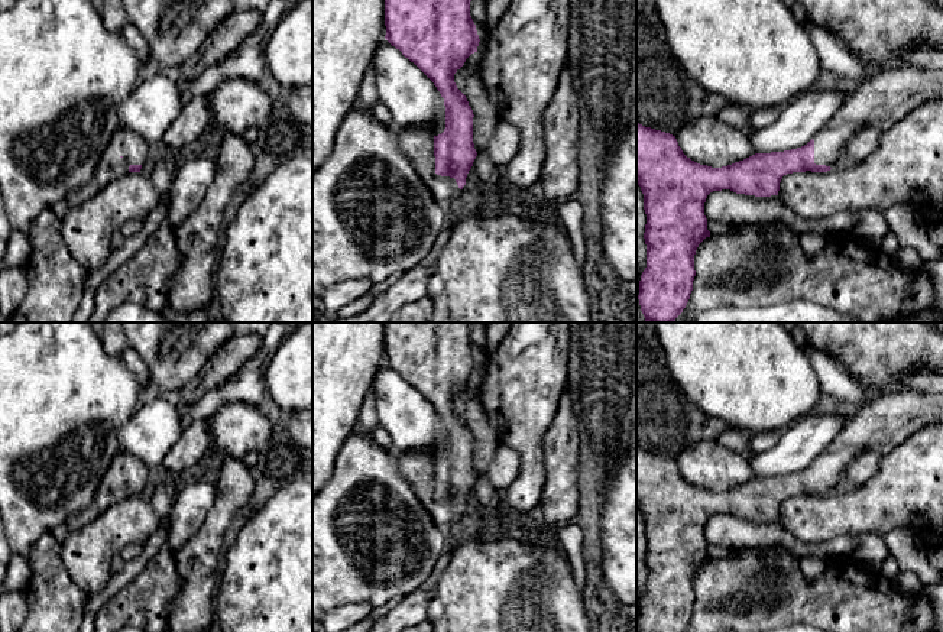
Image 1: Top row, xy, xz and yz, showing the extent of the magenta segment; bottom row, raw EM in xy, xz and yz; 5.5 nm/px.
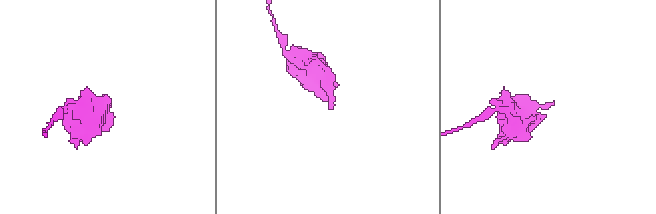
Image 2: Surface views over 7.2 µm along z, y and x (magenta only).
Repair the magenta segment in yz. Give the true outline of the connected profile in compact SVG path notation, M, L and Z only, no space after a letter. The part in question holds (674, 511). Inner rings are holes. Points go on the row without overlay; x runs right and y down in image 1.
M901 389L874 395L869 403L855 409L848 425L830 445L804 470L771 477L755 477L722 492L700 489L687 482L675 460L636 447L636 508L644 518L647 538L647 592L639 605L641 632L686 632L693 615L694 578L699 568L710 561L704 526L710 516L730 513L736 518L778 519L784 499L793 496L827 496L845 486L845 469L852 458L875 451L889 453L917 430L943 421L943 393Z

